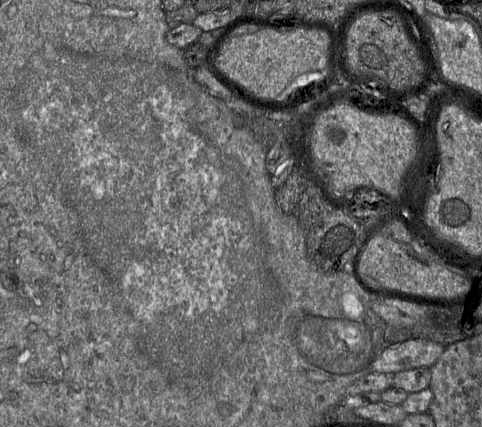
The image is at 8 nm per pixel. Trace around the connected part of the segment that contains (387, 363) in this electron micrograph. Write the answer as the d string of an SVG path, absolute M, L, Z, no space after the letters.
M409 339L390 345L371 364L371 373L396 374L414 368L431 368L446 347L429 339Z

